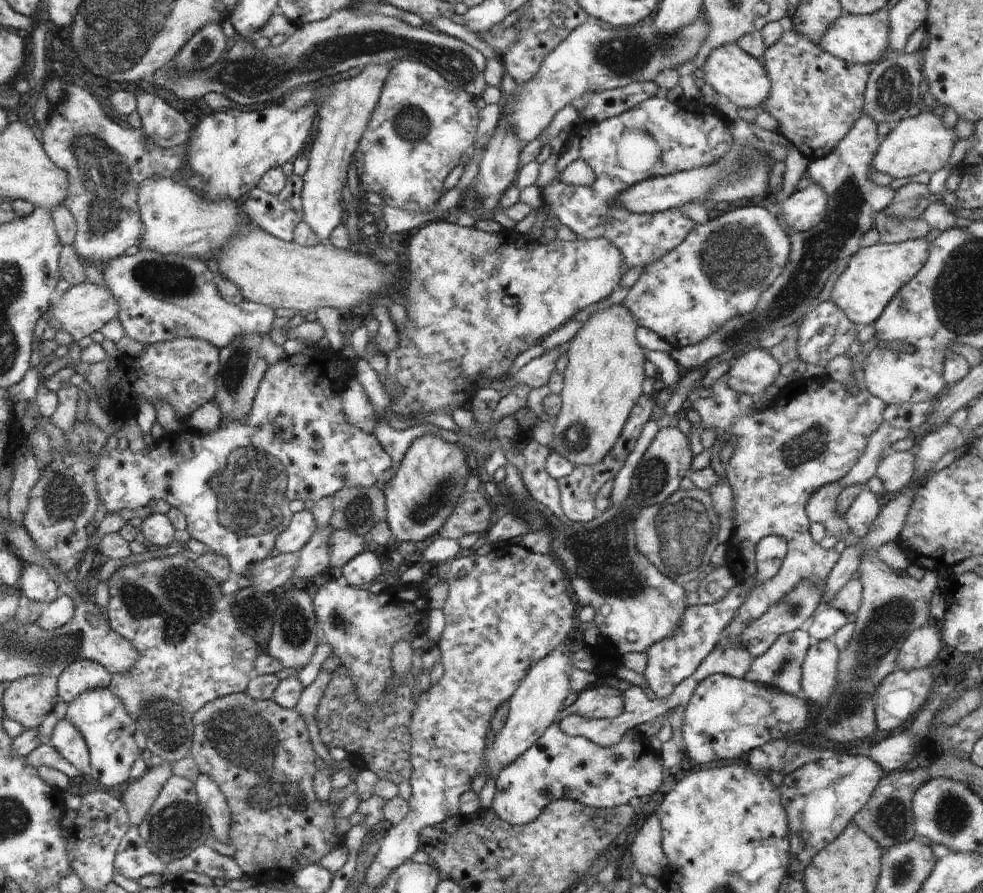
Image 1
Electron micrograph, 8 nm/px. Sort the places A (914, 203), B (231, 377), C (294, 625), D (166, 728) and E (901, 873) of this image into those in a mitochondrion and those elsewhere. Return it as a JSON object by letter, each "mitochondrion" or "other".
{"A":"mitochondrion","B":"mitochondrion","C":"mitochondrion","D":"mitochondrion","E":"mitochondrion"}

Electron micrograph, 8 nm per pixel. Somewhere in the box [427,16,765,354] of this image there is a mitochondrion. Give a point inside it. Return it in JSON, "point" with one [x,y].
{"point":[623,57]}

